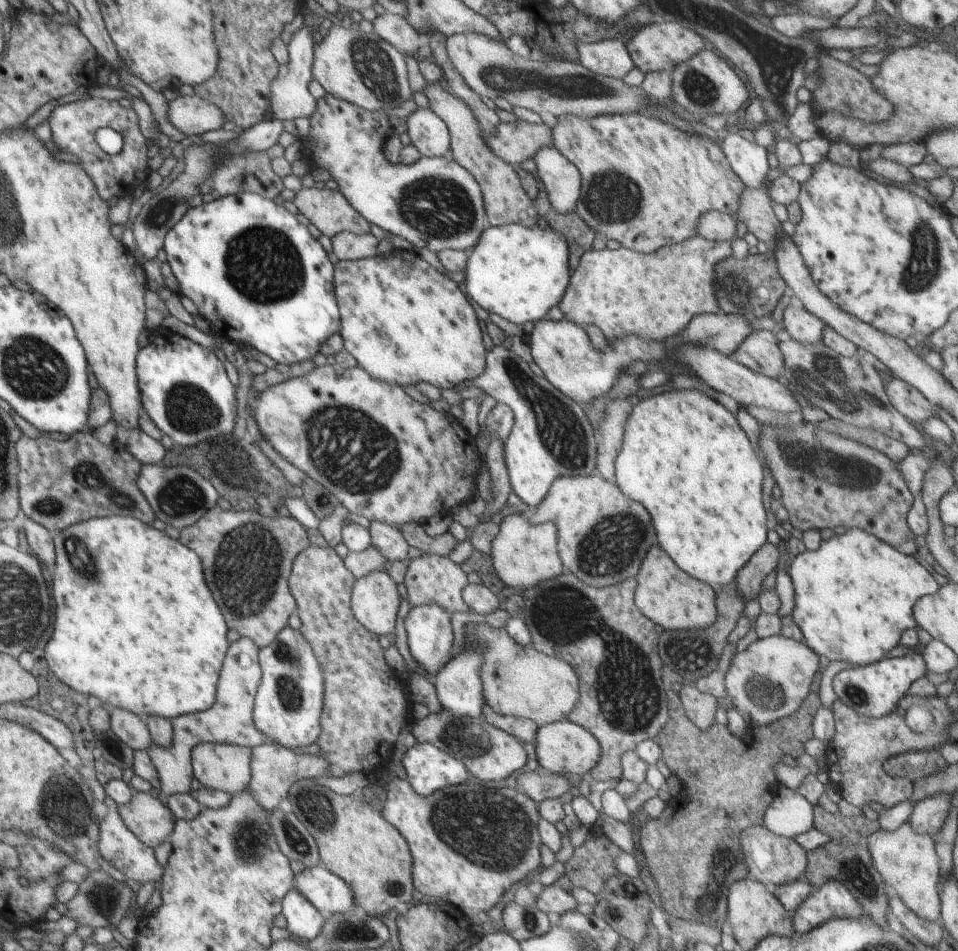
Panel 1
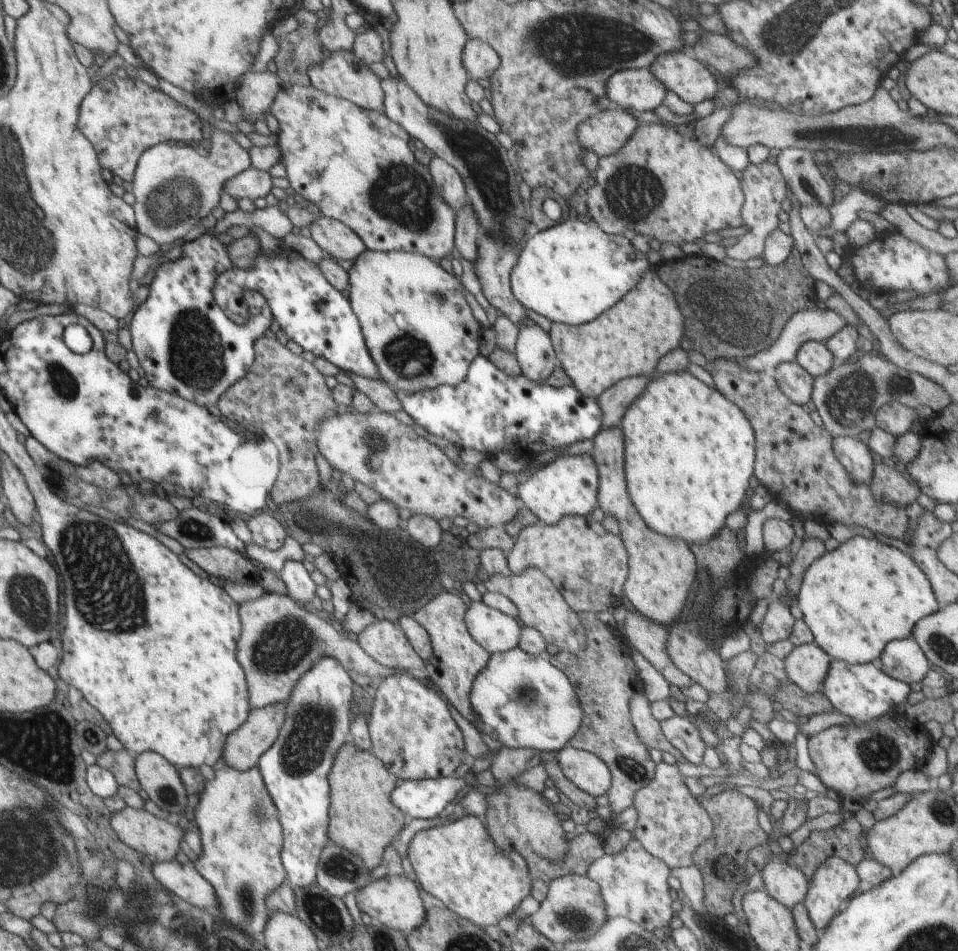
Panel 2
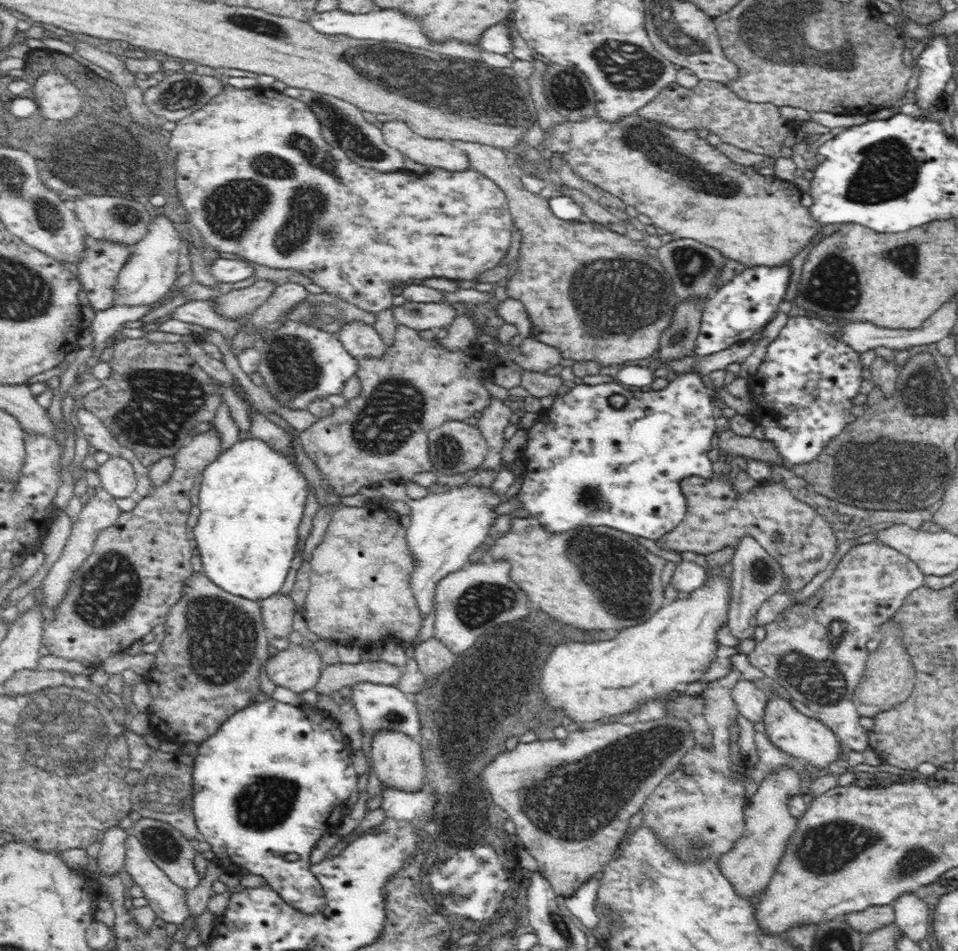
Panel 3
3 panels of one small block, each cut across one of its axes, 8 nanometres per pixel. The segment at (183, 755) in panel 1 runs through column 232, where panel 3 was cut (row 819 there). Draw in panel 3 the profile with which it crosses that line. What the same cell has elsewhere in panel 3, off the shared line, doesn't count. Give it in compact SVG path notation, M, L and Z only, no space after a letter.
M708 744L706 748L693 748L694 752L686 752L681 758L676 770L666 775L662 782L654 789L654 794L649 796L642 806L644 824L648 829L654 829L660 843L666 845L669 850L676 852L675 856L684 862L690 860L704 860L710 856L721 855L736 846L738 838L742 838L745 832L745 807L749 800L746 796L745 785L740 784L734 776L742 772L740 765L735 764L728 756L728 750L718 754L718 750Z

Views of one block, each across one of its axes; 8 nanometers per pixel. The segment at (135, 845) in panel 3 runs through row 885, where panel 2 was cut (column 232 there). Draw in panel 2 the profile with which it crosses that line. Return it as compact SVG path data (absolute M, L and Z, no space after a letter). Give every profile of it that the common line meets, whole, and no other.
M213 127L211 135L210 148L206 154L199 155L188 143L161 143L146 150L139 159L135 180L132 182L136 197L136 203L133 206L141 223L141 233L151 237L163 249L180 246L201 233L203 231L201 222L204 222L204 218L208 218L208 215L212 215L212 210L220 206L220 196L225 194L224 186L227 182L251 167L249 152L244 150L230 133Z

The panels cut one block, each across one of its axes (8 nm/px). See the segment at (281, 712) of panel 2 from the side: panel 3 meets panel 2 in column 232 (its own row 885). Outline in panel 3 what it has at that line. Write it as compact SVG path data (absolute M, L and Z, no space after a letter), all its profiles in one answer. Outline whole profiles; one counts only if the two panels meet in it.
M785 766L777 773L767 773L758 784L758 790L748 799L743 813L746 830L742 838L738 838L732 850L718 856L722 875L738 894L751 896L768 888L786 844L796 832L797 820L789 812L789 802L798 794L804 794L804 782L794 769Z

